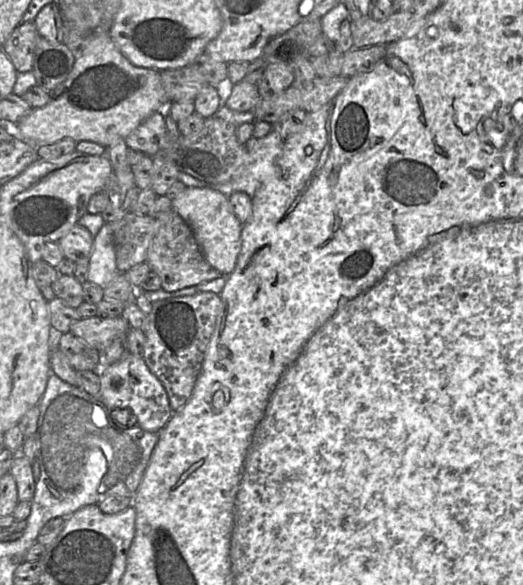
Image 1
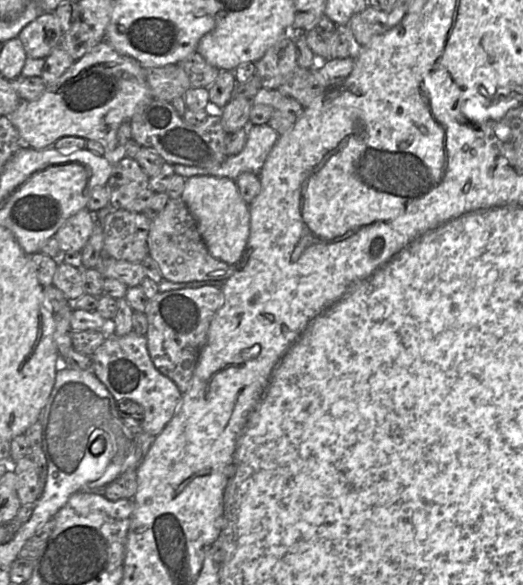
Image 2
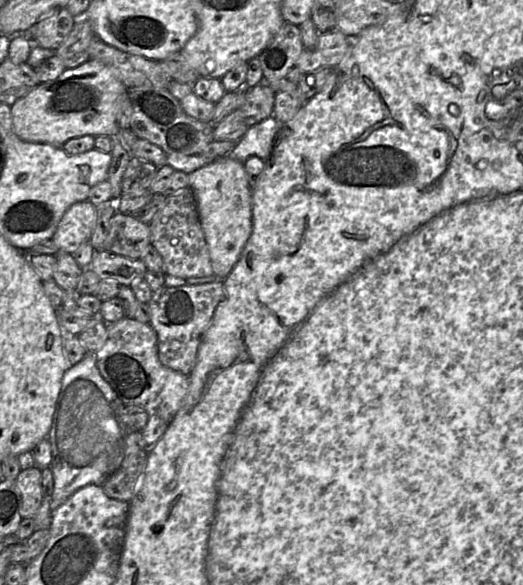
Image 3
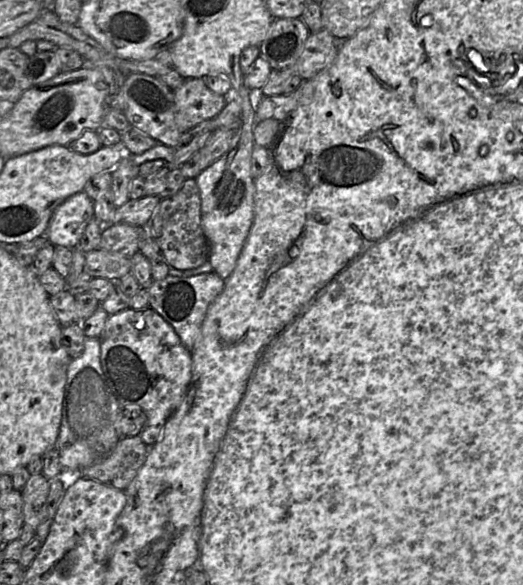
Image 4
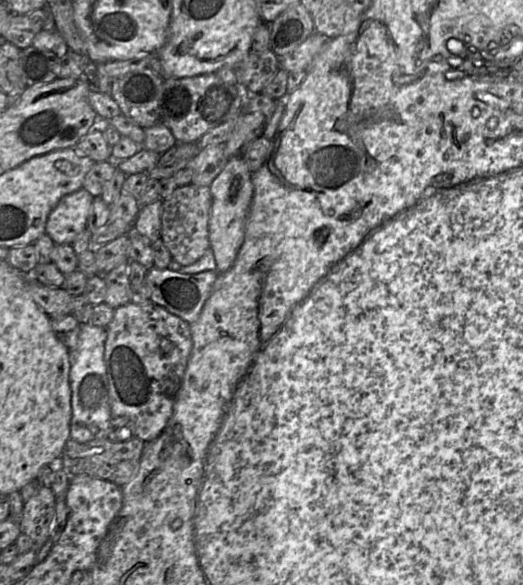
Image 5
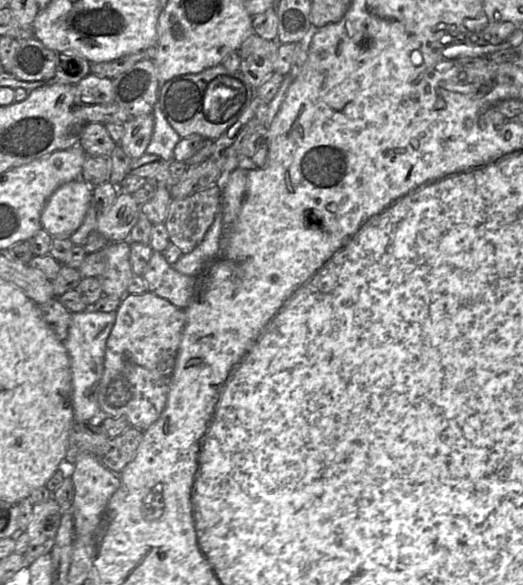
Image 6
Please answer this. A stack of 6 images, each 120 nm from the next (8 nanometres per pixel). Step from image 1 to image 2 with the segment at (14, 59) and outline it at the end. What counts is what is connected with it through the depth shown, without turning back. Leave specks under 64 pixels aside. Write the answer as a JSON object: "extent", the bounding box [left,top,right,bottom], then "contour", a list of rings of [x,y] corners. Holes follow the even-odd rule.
{"extent":[19,12,63,58],"contour":[[[42,12],[19,33],[29,58],[46,58],[54,47],[61,44],[63,31],[53,12]]]}

